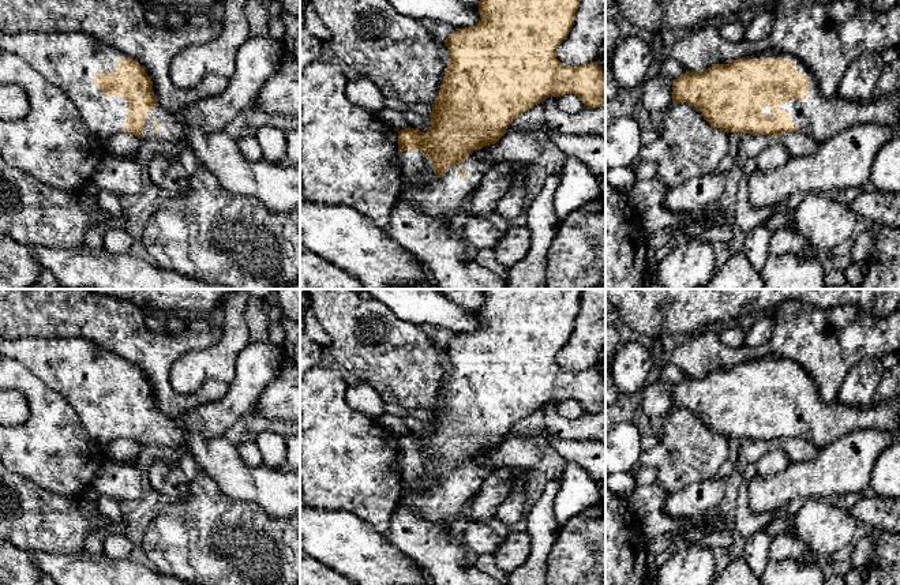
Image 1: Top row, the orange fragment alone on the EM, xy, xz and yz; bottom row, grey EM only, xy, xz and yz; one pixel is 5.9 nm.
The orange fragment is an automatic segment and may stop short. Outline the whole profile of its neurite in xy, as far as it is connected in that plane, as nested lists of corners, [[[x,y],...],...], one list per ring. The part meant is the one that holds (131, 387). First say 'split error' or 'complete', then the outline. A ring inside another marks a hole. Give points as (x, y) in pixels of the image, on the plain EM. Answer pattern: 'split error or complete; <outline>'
split error; [[[0,337],[0,356],[25,364],[44,385],[70,402],[86,431],[102,446],[117,438],[140,445],[160,445],[177,449],[190,434],[203,439],[218,439],[251,409],[265,387],[277,376],[284,355],[270,341],[250,342],[236,360],[235,379],[218,401],[199,405],[179,420],[161,413],[146,375],[128,360],[82,338],[4,340]]]

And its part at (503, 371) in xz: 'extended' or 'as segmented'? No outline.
extended

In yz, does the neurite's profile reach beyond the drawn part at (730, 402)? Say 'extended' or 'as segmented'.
extended

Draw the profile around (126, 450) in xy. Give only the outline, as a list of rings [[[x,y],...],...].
[[[117,438],[104,447],[105,461],[119,461],[132,465],[140,453],[142,445],[128,439]]]

